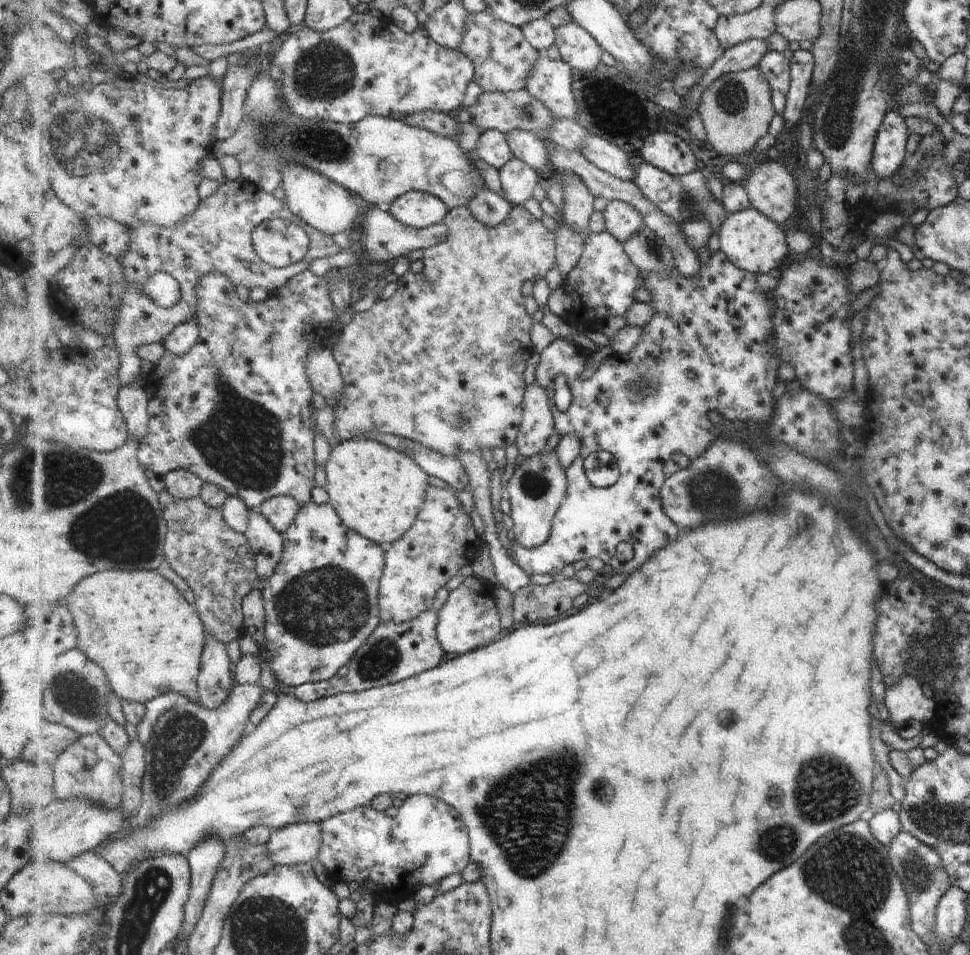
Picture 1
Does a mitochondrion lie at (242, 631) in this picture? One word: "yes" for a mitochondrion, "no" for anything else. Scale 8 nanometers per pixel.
no

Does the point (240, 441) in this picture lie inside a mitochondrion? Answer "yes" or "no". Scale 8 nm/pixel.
yes

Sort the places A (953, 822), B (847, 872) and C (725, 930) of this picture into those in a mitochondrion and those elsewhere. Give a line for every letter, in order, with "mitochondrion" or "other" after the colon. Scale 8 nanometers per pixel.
A: mitochondrion
B: mitochondrion
C: mitochondrion

